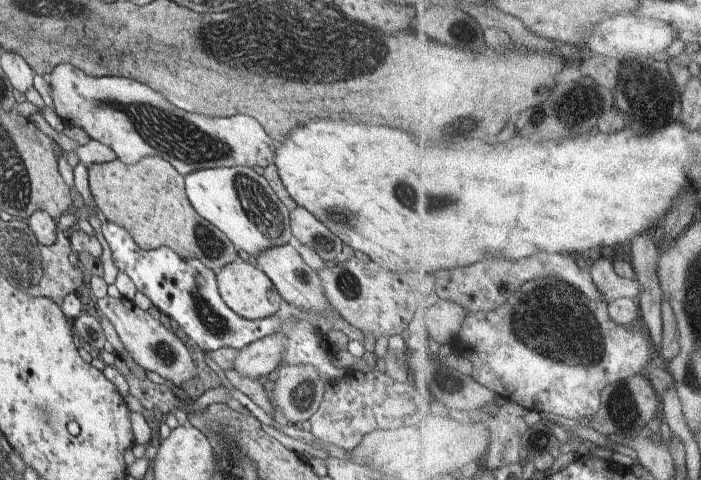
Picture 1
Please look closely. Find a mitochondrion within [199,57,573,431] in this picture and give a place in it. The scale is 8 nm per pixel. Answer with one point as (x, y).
(254, 201)

